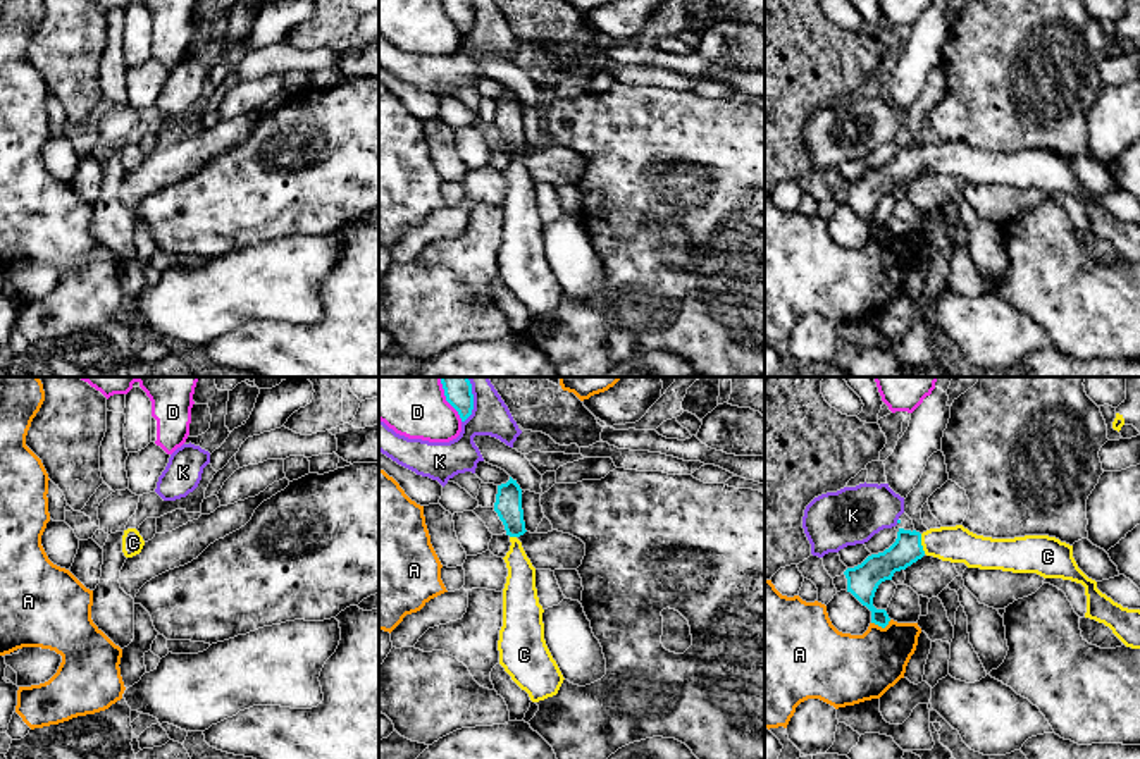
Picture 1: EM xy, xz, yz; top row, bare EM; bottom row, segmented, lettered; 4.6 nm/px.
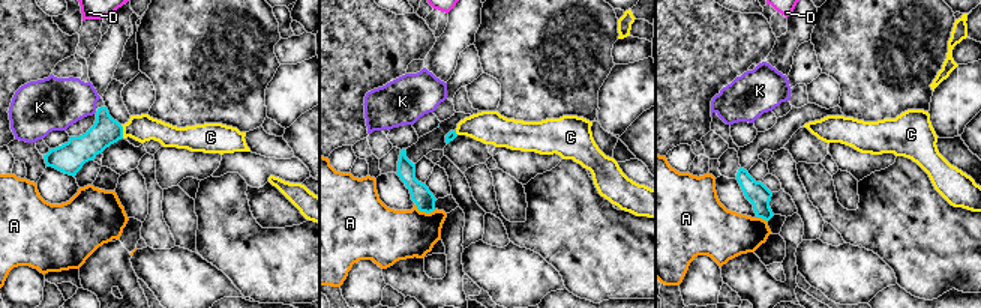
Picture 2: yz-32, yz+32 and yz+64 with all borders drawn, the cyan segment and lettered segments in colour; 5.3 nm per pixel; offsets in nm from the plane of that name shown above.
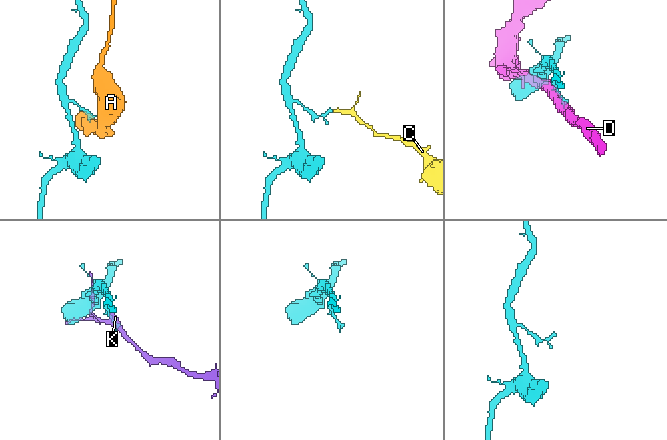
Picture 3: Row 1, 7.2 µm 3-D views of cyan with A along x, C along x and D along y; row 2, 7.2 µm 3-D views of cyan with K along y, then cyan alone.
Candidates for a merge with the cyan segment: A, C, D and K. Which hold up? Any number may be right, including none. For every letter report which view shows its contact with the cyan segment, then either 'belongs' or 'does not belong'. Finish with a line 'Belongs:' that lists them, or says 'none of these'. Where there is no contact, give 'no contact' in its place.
A: yz | does not belong
C: yz | belongs
D: xz | does not belong
K: xz | does not belong
Belongs: C

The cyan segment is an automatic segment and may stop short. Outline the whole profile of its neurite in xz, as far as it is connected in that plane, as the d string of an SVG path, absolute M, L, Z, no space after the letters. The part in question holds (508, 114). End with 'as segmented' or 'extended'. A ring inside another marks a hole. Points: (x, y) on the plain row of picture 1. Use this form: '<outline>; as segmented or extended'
M511 91L498 100L494 126L511 157L503 172L508 191L503 203L503 241L498 255L499 279L532 317L539 317L556 310L565 293L544 255L544 224L537 212L536 182L518 155L527 146L522 103Z; extended

